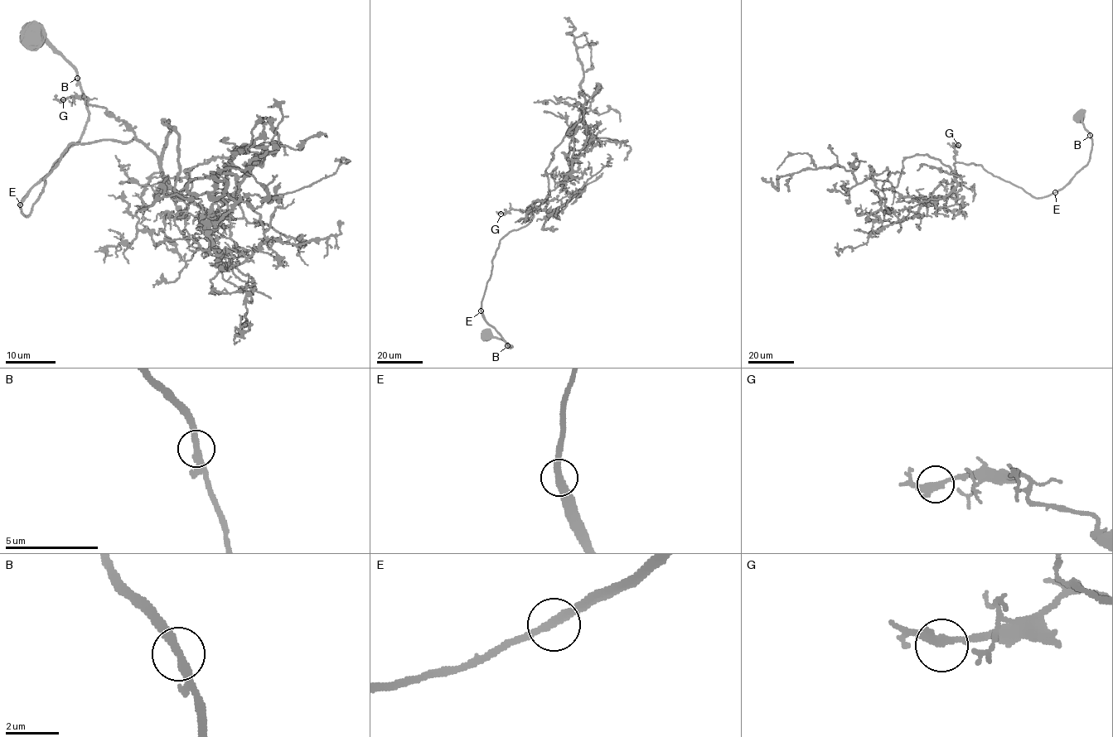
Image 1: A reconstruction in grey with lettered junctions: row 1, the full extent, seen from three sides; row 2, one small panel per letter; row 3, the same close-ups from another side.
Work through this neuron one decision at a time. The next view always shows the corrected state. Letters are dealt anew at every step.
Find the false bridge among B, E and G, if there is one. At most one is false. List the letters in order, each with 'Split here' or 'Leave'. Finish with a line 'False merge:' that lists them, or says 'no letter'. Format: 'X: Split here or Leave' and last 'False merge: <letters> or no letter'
B: Leave
E: Leave
G: Leave
False merge: no letter

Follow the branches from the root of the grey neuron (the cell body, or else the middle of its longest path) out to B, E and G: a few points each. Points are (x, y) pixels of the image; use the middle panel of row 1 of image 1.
B: (486, 333), (488, 331), (503, 339), (507, 346)
E: (486, 333), (488, 331), (503, 339), (509, 348), (511, 346), (488, 323), (481, 310)
G: (486, 333), (511, 346), (485, 320), (481, 303), (499, 241), (534, 216), (532, 210), (511, 209), (500, 214)

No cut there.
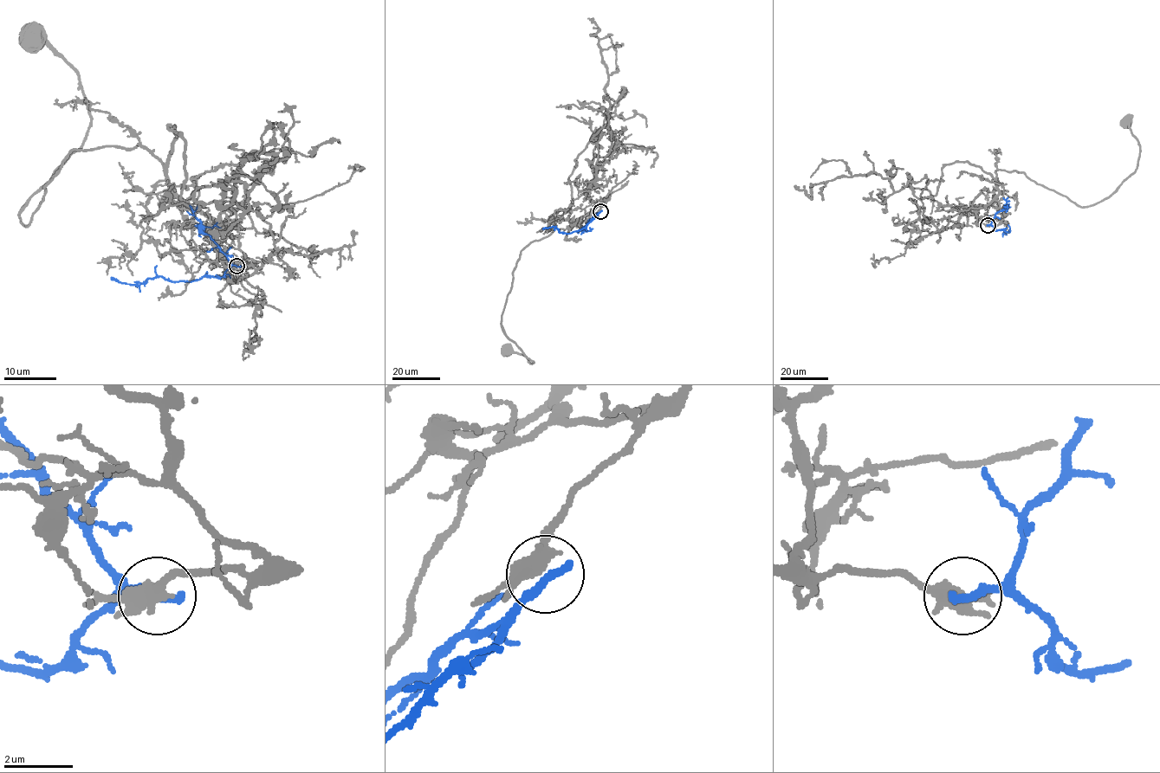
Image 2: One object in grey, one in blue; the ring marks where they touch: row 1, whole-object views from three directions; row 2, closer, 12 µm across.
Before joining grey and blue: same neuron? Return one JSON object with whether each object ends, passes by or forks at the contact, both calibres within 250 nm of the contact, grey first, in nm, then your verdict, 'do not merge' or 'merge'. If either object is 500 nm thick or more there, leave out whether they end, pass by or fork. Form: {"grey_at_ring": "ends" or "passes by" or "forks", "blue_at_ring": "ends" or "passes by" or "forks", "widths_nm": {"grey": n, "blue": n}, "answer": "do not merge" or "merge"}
{"grey_at_ring": "forks", "blue_at_ring": "ends", "widths_nm": {"grey": 360, "blue": 320}, "answer": "do not merge"}

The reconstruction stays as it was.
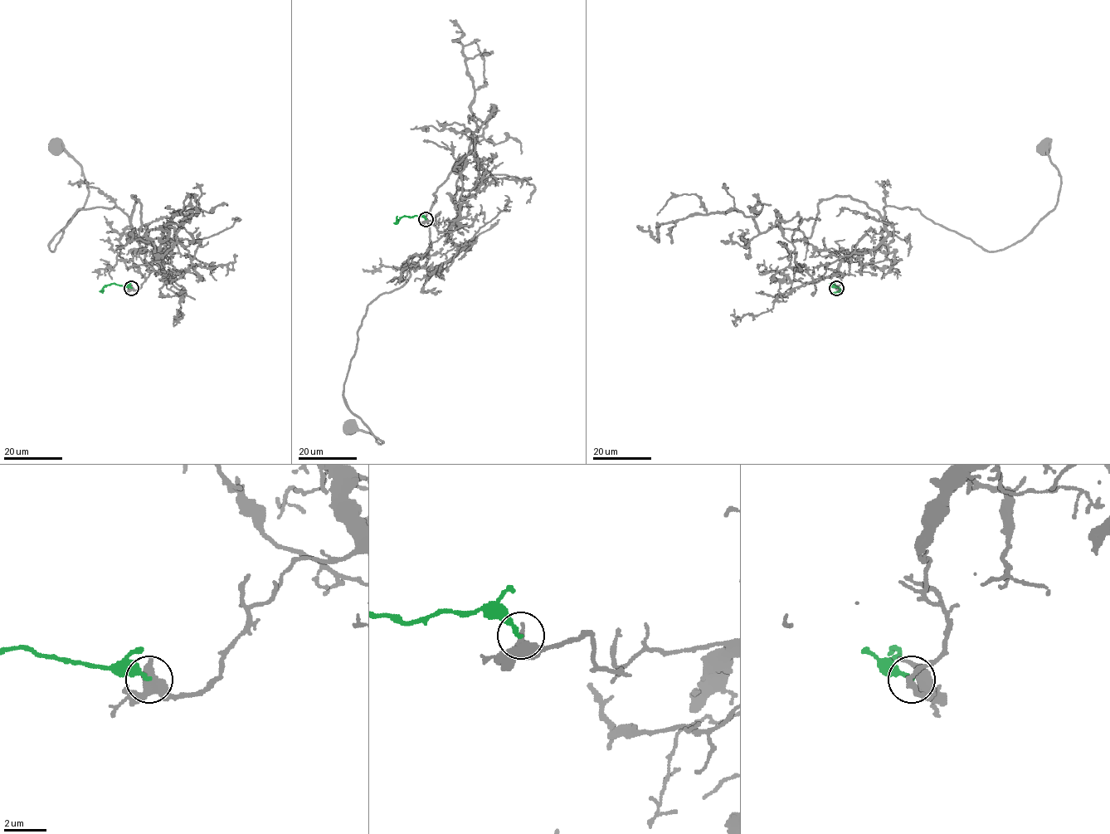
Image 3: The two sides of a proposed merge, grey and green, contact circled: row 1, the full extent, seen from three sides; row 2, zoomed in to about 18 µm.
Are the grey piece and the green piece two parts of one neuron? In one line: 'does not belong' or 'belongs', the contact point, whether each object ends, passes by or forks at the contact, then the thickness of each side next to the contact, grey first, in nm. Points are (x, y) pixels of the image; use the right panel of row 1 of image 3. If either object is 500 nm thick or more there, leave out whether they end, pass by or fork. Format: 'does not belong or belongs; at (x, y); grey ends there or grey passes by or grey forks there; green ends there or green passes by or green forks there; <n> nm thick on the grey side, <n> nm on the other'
belongs; at (836, 288); grey forks there; green ends there; 400 nm thick on the grey side, 190 nm on the other

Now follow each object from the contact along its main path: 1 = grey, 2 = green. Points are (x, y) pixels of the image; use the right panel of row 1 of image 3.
1: (836, 287), (838, 265), (887, 235), (886, 206), (917, 209), (988, 251), (1024, 240), (1059, 194), (1042, 147)
2: (836, 287), (833, 283), (839, 289), (833, 293)

